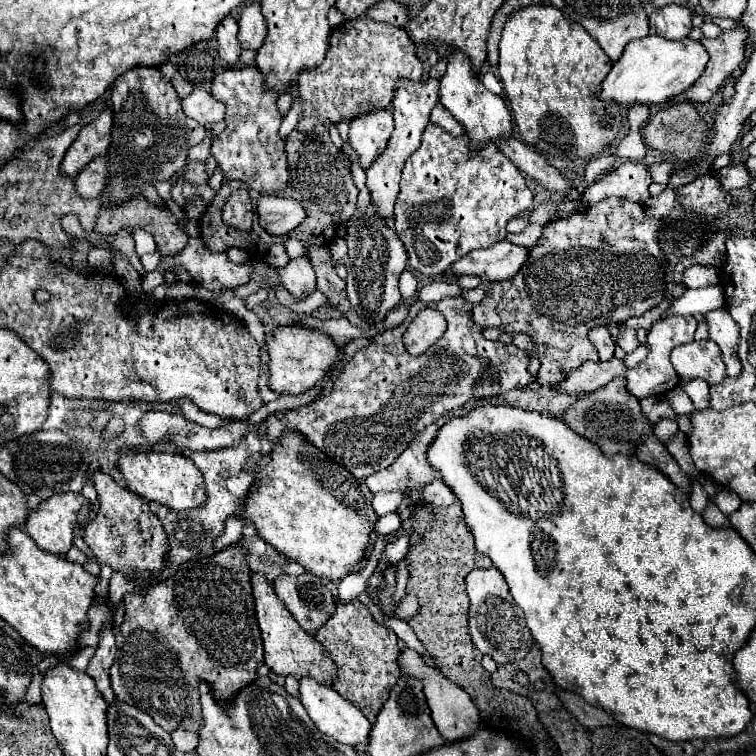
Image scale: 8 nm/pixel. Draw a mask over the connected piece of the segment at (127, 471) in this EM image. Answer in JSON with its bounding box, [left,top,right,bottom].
[117,450,205,510]

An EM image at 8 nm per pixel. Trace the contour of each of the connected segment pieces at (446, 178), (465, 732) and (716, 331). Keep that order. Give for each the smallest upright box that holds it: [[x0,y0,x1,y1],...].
[[395,122,533,278],[397,648,481,742],[705,308,741,376]]

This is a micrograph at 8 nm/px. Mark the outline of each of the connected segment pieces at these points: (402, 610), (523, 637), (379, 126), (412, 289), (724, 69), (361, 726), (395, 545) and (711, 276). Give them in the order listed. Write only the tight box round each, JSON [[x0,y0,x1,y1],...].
[[399,596,419,620],[465,566,533,664],[349,106,393,170],[399,270,418,301],[673,24,747,102],[299,676,371,746],[379,536,409,566],[683,266,719,288]]

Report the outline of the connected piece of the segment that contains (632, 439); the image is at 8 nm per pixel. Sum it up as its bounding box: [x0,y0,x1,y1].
[563,378,651,456]

